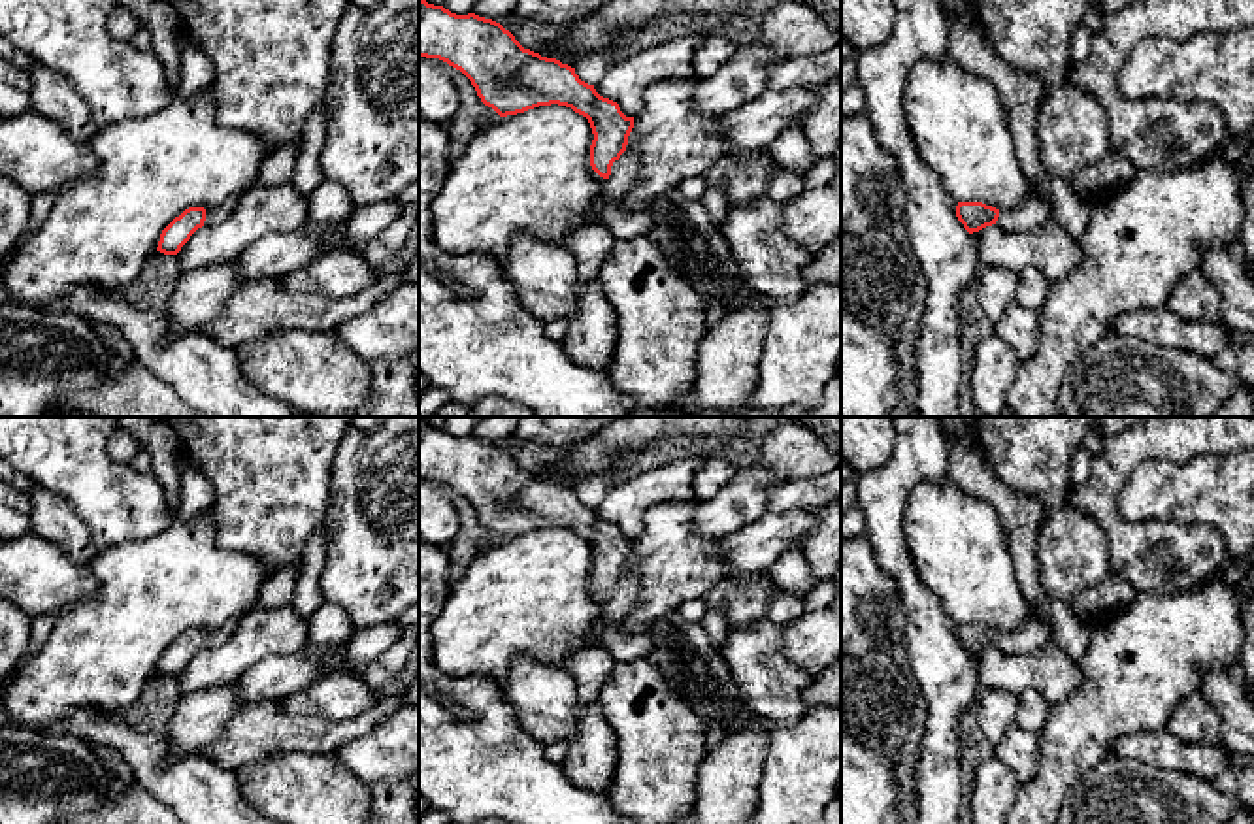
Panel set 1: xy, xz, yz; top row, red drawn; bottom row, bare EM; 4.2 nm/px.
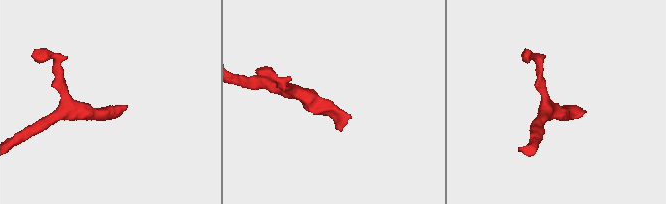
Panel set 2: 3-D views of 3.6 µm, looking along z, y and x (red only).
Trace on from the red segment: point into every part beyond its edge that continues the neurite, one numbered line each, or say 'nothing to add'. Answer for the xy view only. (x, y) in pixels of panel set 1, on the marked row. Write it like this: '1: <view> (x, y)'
1: xy (217, 214)

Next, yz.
1: yz (1032, 212)

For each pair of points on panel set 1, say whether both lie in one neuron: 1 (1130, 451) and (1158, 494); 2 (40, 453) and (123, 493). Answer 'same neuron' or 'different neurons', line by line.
1: different neurons
2: same neuron

